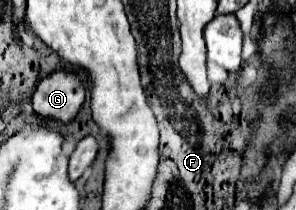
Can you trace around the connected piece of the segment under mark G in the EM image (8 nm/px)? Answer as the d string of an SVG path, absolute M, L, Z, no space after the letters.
M54 72L38 82L32 96L34 112L44 120L54 120L62 126L70 124L84 102L84 86L70 72Z

